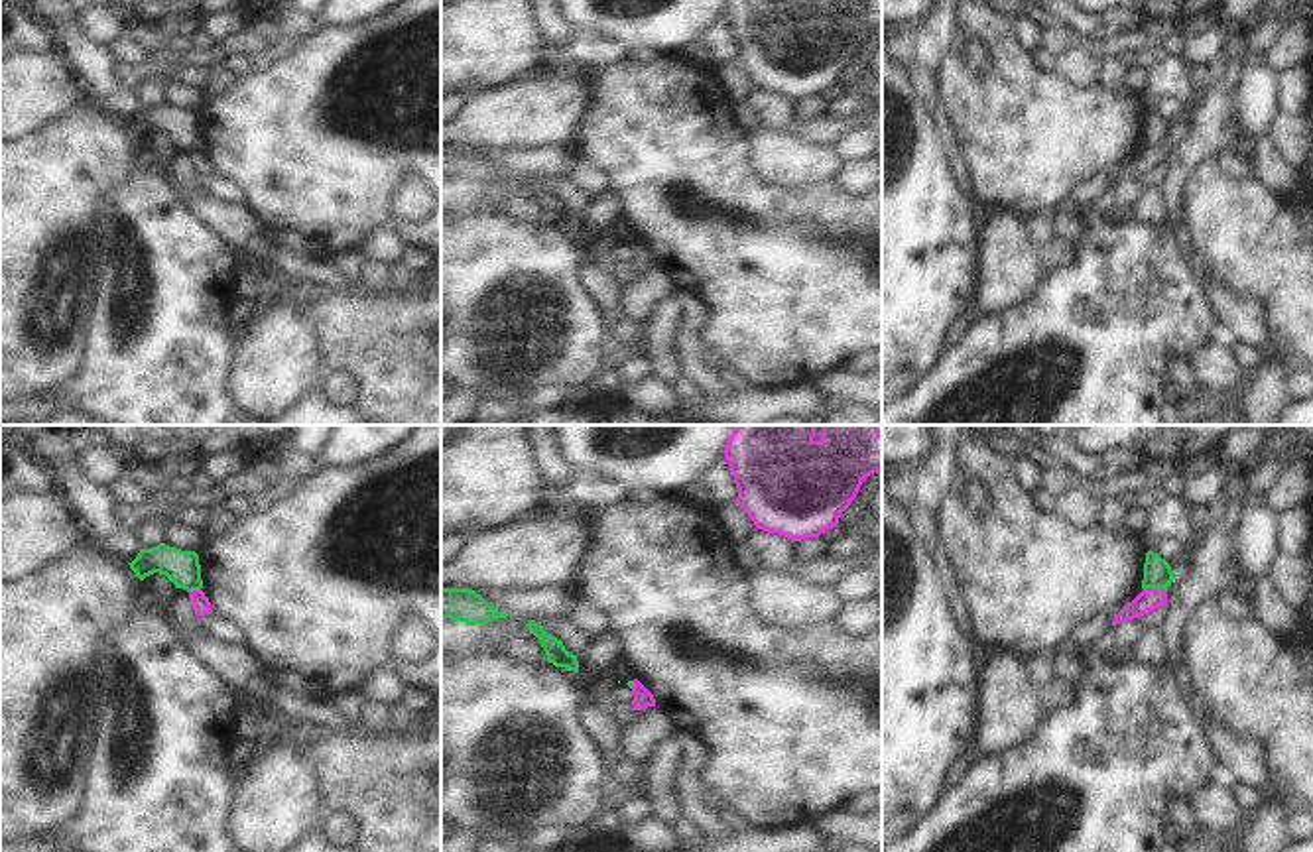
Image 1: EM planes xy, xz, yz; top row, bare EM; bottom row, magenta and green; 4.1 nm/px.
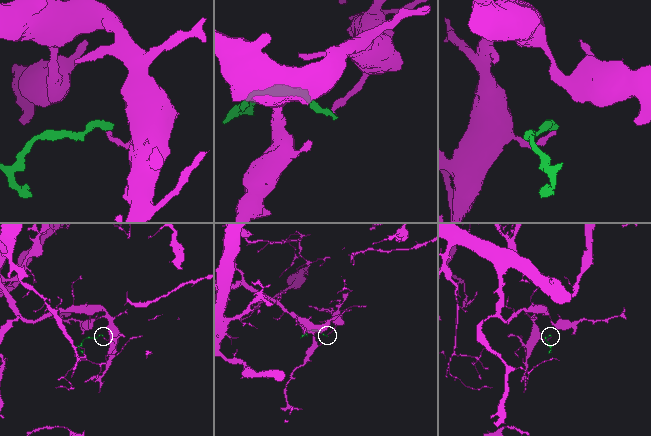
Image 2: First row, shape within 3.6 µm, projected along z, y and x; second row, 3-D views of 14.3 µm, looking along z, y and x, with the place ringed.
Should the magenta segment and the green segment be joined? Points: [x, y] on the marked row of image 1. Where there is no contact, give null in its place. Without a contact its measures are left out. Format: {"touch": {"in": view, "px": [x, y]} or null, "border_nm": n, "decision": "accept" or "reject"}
{"touch": {"in": "yz", "px": [1154, 589]}, "border_nm": 90, "decision": "reject"}

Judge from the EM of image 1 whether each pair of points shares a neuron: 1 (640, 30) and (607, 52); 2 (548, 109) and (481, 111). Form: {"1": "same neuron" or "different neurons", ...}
{"1": "different neurons", "2": "same neuron"}

